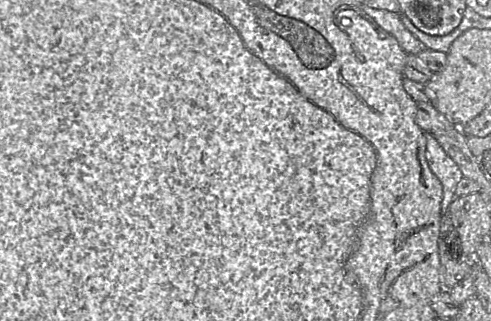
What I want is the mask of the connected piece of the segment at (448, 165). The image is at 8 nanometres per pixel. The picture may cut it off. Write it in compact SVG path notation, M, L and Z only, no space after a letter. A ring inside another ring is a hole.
M425 133L425 157L429 168L442 185L441 216L449 208L455 196L455 189L464 177L457 164L440 146L433 134Z

